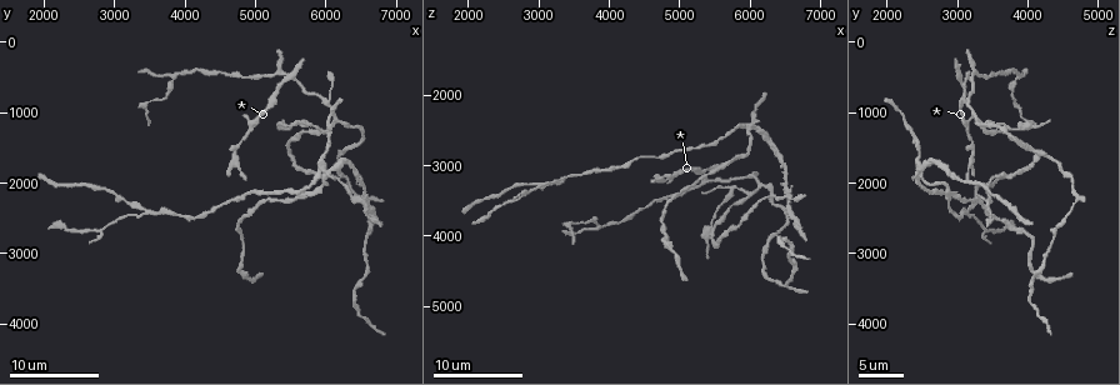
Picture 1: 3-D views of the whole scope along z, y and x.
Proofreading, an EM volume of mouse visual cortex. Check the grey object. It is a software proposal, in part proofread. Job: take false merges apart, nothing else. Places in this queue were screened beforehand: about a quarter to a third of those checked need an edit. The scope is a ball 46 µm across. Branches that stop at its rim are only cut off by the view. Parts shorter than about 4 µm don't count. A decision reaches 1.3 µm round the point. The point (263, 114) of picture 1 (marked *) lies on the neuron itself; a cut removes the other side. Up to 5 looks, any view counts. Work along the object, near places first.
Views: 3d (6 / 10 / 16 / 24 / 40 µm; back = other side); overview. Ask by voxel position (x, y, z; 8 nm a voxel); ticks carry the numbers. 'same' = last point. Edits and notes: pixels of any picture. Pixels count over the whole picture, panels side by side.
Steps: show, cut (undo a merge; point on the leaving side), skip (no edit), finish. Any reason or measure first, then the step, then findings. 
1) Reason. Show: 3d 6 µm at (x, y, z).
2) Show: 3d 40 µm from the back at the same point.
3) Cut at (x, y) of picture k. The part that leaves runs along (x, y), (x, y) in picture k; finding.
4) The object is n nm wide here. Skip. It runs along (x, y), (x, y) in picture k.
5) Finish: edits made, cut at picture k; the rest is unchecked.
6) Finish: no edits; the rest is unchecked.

Arms part here. Show: 3d 16 µm at (5950, 1300, 3450).

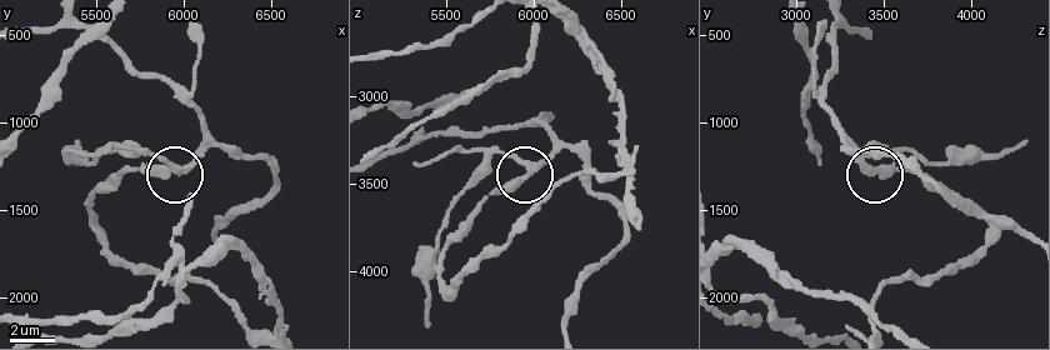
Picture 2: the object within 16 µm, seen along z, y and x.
3 arms meet here. Cut at (500, 151) of picture 2. Two neurons meet here.

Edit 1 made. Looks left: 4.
Show: overview.

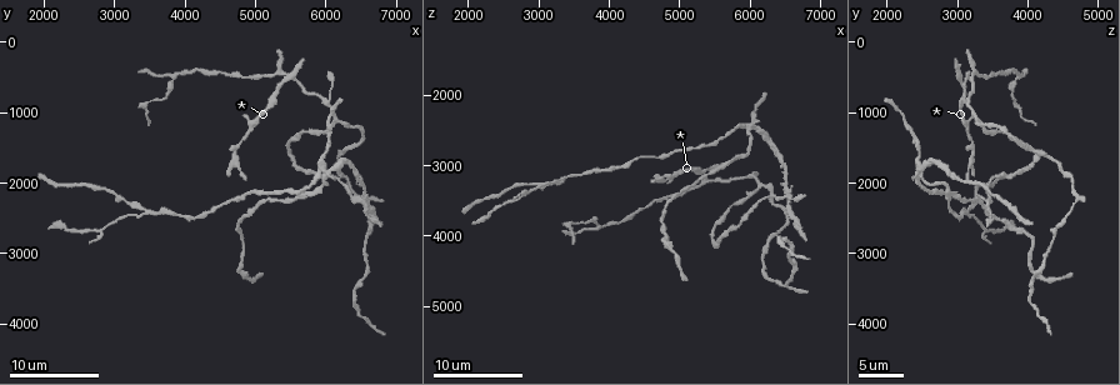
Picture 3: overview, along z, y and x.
Four or more arms meet. Show: 3d 16 µm at (5950, 1900, 2500).

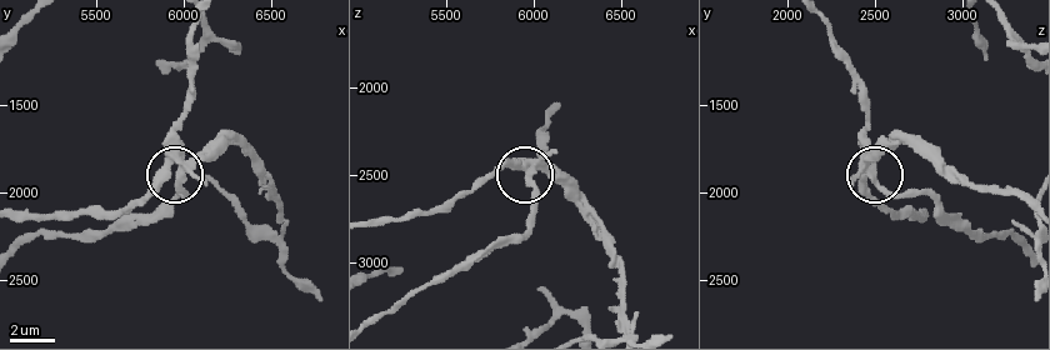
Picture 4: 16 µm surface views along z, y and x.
4 arms meet here. Cut at (211, 155) of picture 4. The part that leaves runs along (863, 168), (890, 149), (913, 145), (974, 183), (1025, 195) in picture 4; two neurons meet here.

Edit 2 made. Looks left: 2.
Show: overview.

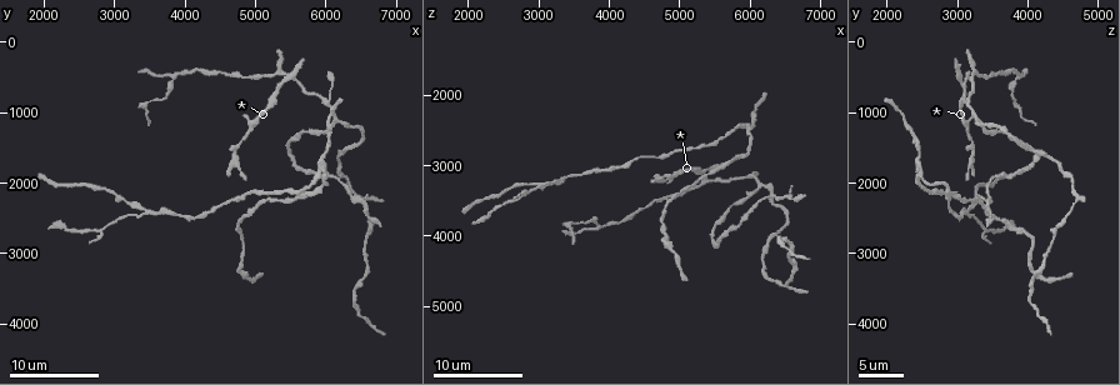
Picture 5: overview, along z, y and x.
Arms part here. Show: 3d 10 µm at (3450, 2450, 3150).

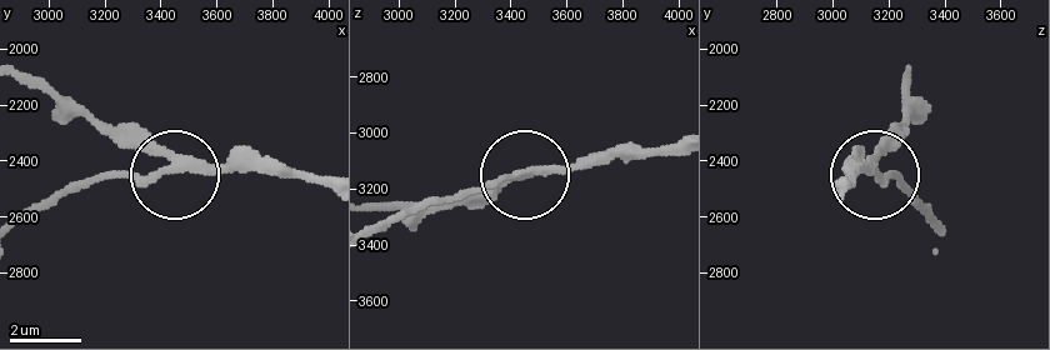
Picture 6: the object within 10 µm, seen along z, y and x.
The side arm is 14 µm long. Cut at (136, 186) of picture 6. The part that leaves runs along (185, 170), (81, 180), (28, 209) in picture 6; a second neuron is stuck on.

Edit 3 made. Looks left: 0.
Finish: edits made, cut at picture 2, cut at picture 4, cut at picture 6; the rest is unchecked.

